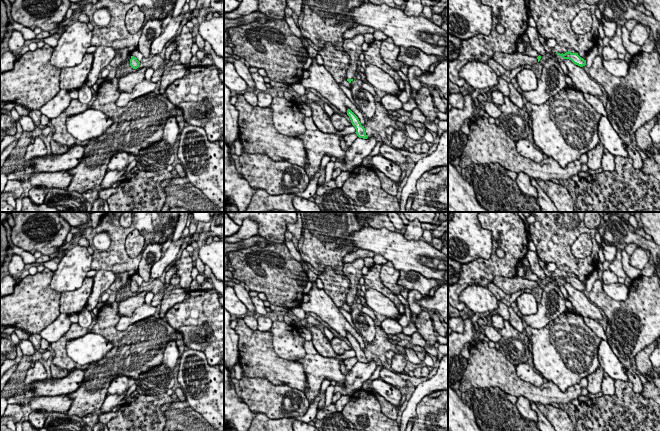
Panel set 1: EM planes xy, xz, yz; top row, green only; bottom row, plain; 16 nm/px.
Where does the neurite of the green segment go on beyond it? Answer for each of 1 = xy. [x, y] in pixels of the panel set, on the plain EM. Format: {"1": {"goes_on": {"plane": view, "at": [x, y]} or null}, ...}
{"1": {"goes_on": null}}

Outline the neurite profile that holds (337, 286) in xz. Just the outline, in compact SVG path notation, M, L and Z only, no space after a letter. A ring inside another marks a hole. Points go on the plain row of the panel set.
M326 266L317 276L324 284L324 291L339 308L347 303L346 296L350 289L350 281L346 276L335 273L330 266Z

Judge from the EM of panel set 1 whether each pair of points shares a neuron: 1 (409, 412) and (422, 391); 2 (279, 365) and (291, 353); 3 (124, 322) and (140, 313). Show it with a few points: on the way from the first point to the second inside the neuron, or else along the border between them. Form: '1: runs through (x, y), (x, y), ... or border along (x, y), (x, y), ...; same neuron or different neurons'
1: runs through (411, 407), (412, 402), (417, 396); same neuron
2: border along (272, 338), (273, 350), (279, 356), (294, 361); different neurons
3: runs through (128, 321), (136, 317); same neuron

